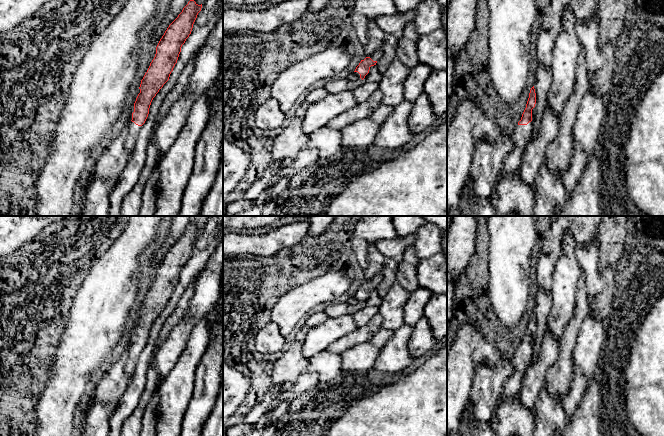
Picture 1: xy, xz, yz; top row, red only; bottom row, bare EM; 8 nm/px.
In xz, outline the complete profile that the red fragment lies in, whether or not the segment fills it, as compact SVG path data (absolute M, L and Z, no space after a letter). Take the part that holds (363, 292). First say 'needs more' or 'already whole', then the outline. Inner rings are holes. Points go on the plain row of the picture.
needs more | M382 274L373 276L369 281L361 284L355 295L352 297L353 302L364 303L369 297L370 291L376 289L377 285L382 281Z

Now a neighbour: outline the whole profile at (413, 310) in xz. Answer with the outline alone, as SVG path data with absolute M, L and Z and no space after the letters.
M419 287L410 294L404 306L404 323L409 326L414 326L421 318L424 317L423 311L426 304L431 298L432 293Z

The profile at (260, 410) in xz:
M275 389L263 398L252 410L244 417L243 423L257 424L264 416L268 414L269 405L277 398L279 392Z

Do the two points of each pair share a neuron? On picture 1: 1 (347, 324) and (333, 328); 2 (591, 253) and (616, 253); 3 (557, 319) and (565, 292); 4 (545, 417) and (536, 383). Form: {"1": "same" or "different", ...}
{"1": "same", "2": "different", "3": "same", "4": "different"}

